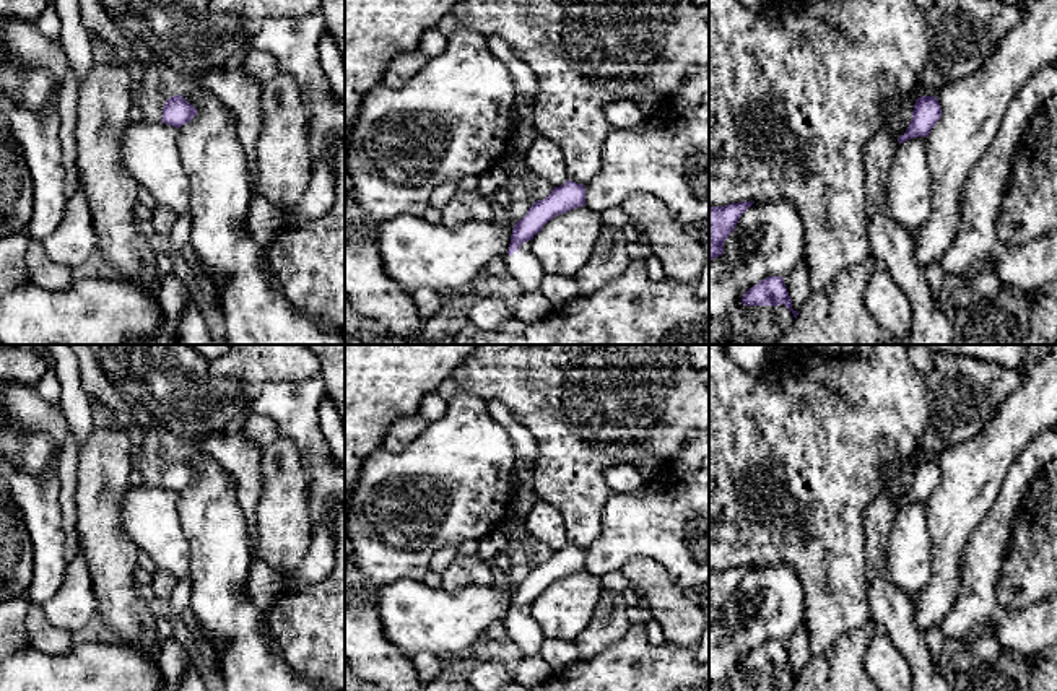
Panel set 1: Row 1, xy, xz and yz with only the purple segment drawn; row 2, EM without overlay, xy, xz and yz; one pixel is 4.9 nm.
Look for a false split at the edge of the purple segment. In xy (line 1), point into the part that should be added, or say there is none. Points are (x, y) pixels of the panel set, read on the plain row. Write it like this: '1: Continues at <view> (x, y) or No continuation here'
1: No continuation here

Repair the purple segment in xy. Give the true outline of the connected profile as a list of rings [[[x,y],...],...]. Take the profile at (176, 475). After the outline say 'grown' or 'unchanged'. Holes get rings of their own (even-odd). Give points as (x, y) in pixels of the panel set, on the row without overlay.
[[[181,458],[172,460],[166,465],[163,472],[163,488],[181,493],[189,488],[197,480],[197,473],[189,468]]]; unchanged

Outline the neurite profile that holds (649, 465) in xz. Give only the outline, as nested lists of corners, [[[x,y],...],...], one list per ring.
[[[646,455],[634,463],[634,467],[646,476],[654,478],[660,473],[665,460],[657,455]]]

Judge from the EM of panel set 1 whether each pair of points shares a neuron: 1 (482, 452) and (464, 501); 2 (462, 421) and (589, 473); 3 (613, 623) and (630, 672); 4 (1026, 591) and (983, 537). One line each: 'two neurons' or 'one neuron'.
1: one neuron
2: two neurons
3: two neurons
4: two neurons

